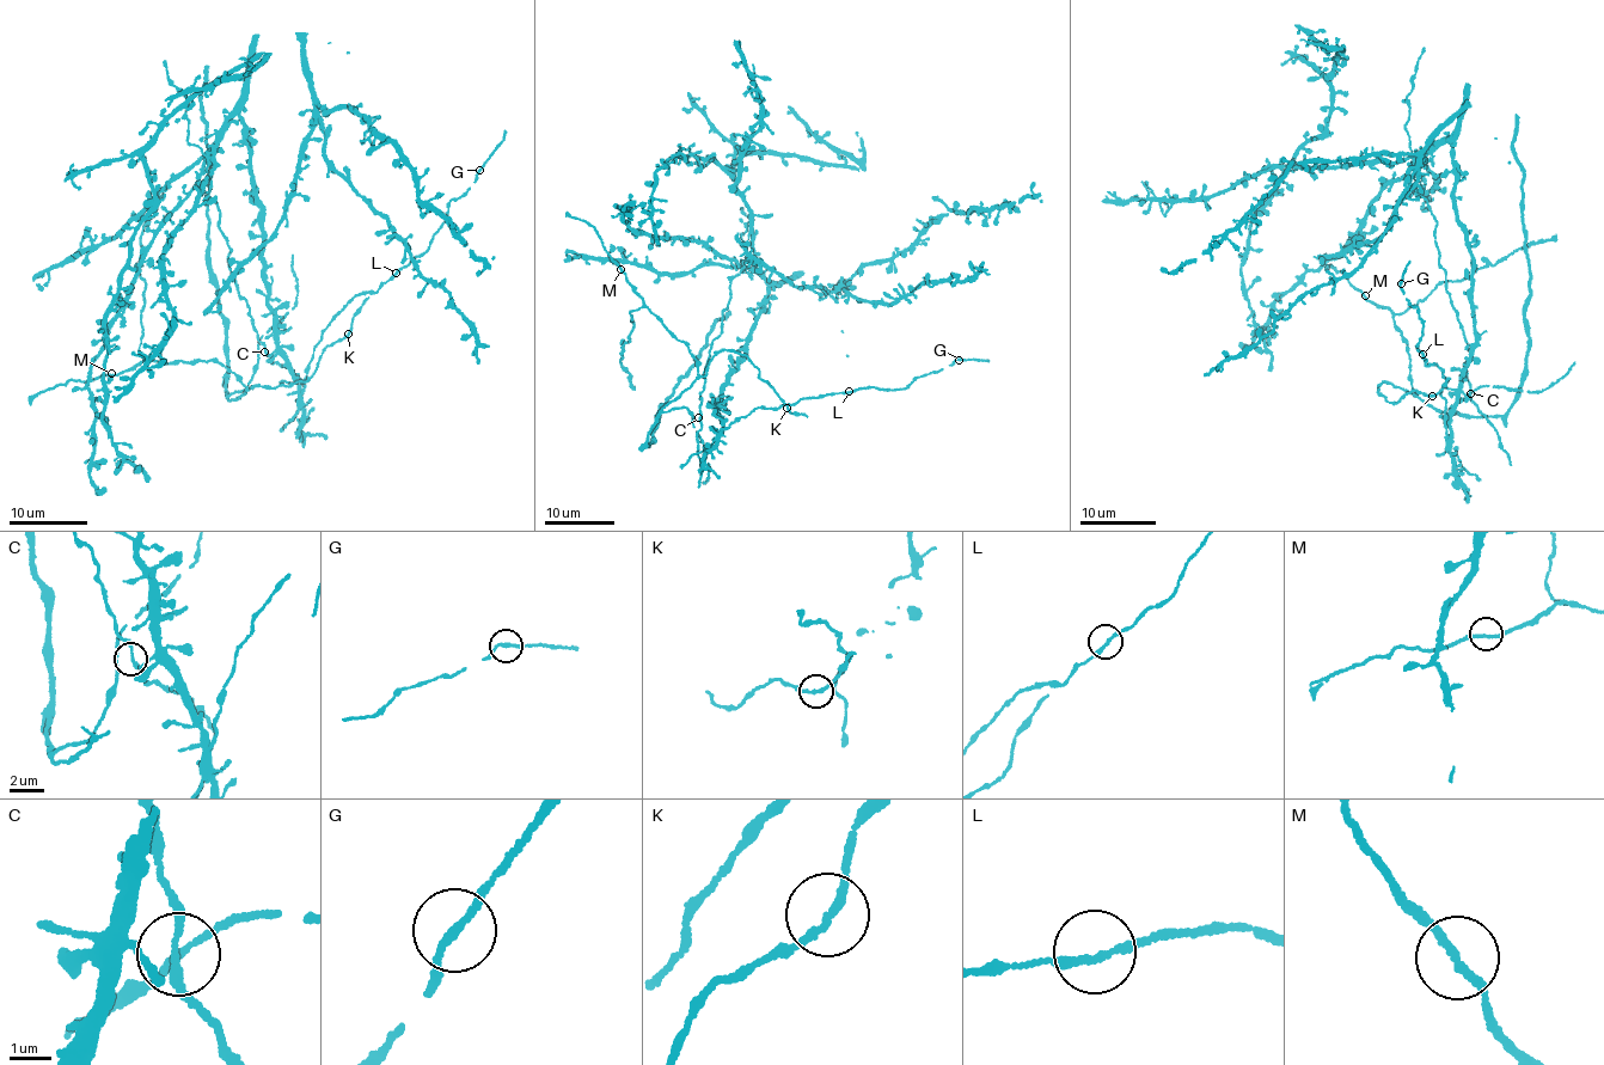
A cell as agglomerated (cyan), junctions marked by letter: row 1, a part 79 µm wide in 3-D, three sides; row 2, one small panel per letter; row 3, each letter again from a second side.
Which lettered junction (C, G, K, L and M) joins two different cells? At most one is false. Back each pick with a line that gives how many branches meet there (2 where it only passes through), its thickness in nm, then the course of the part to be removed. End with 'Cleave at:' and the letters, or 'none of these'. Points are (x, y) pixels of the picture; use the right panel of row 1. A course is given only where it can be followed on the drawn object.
Cleave at: none of these

